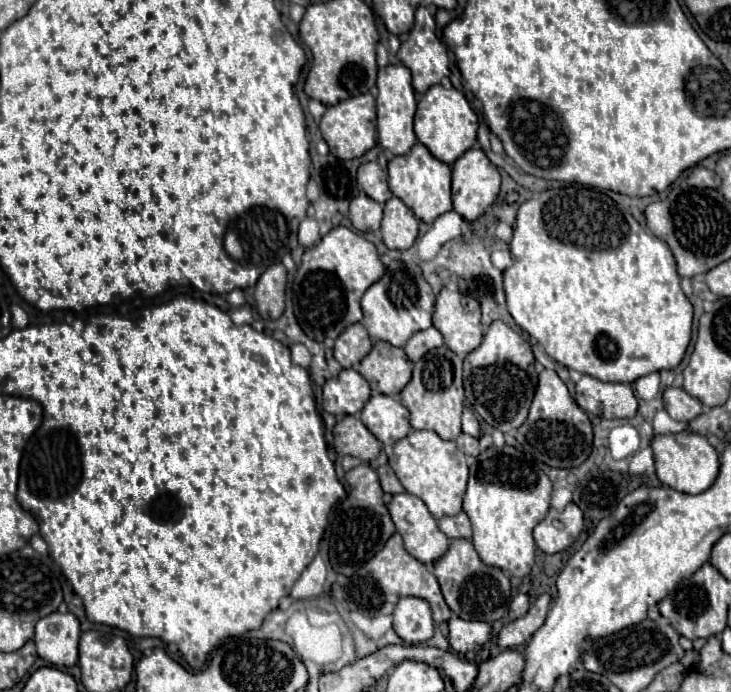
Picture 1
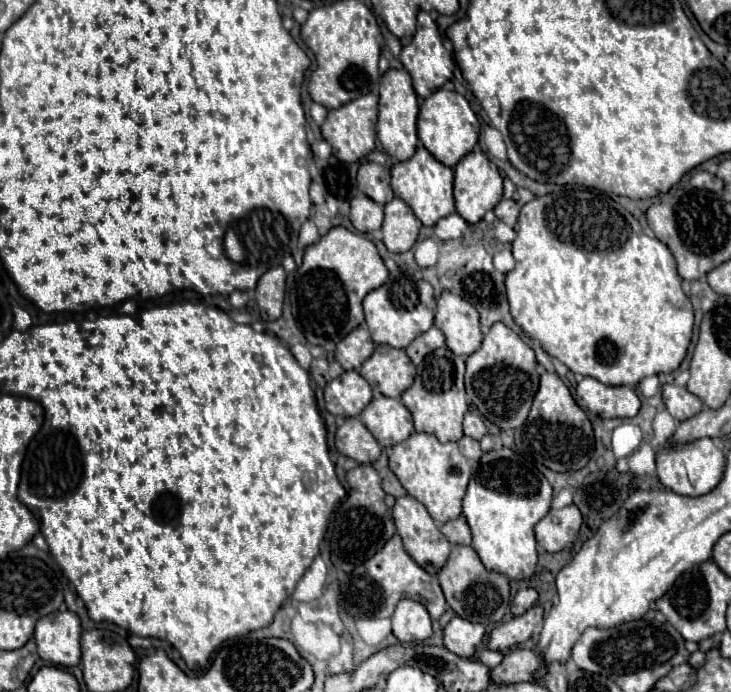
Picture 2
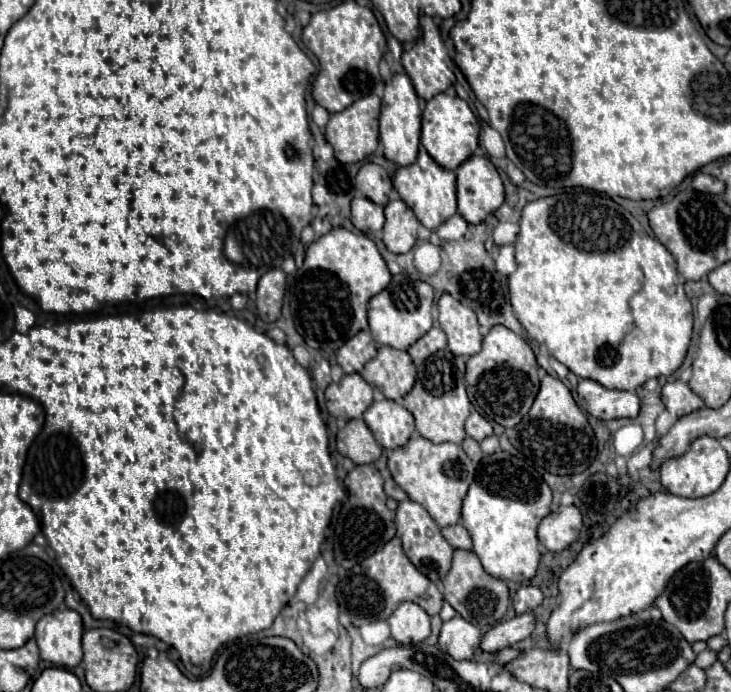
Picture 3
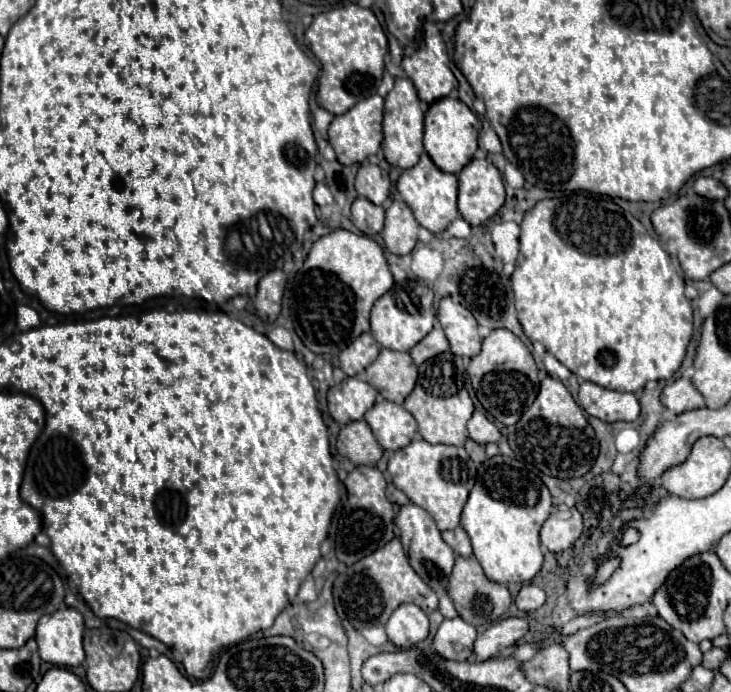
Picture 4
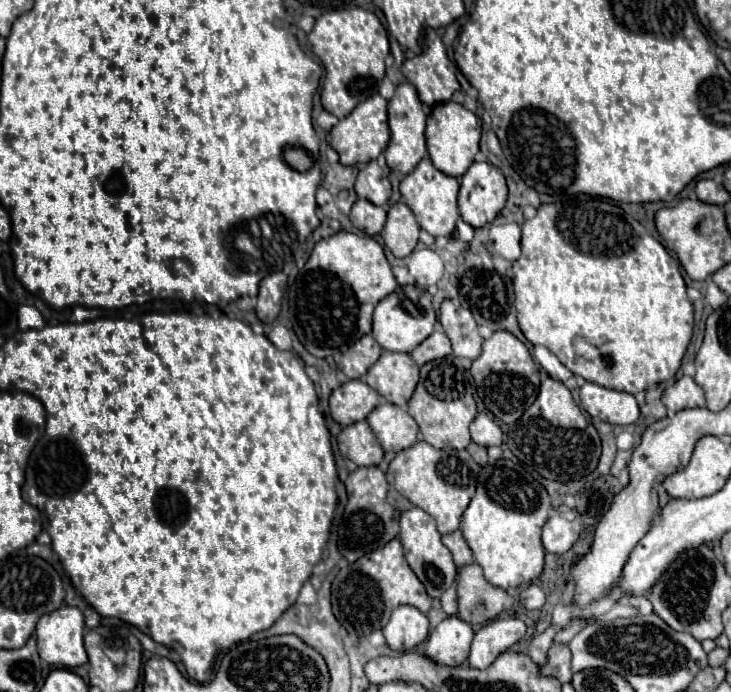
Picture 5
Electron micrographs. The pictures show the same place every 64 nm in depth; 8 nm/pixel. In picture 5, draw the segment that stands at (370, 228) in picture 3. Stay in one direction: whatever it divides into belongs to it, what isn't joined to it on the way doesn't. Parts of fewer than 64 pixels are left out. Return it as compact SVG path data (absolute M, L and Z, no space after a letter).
M356 200L352 206L352 212L350 212L350 222L358 230L366 232L368 236L374 236L374 234L380 234L384 228L386 210L368 200Z

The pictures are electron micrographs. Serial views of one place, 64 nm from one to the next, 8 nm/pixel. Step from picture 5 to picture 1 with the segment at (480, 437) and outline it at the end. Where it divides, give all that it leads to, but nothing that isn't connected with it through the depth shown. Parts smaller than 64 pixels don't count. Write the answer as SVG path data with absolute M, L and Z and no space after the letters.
M468 408L462 412L462 432L470 434L470 436L480 436L480 424L478 424L474 412Z

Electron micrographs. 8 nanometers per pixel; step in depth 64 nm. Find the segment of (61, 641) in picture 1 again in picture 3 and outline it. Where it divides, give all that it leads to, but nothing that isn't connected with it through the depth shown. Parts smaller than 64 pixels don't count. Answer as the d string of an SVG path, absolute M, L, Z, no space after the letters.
M70 608L42 616L36 624L36 644L40 648L40 658L56 666L78 666L82 660L82 632L82 618Z

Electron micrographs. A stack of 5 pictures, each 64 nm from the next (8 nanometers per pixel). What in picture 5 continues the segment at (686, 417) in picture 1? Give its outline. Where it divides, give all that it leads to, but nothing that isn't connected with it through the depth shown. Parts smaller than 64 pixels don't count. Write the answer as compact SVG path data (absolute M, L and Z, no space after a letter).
M682 376L664 390L662 402L672 412L680 412L686 408L698 408L698 406L704 406L704 392L694 382L694 378Z

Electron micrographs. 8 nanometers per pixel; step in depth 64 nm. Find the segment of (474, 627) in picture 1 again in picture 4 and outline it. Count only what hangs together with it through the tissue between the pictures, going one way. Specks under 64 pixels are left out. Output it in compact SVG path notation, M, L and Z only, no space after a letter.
M460 616L444 620L434 636L434 648L448 660L468 660L474 652L476 628L464 622Z

